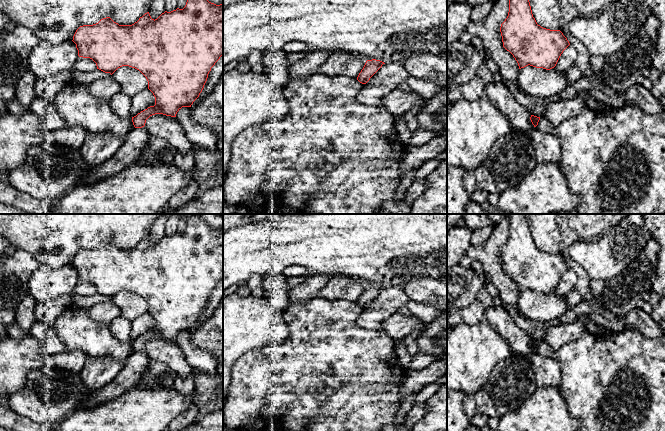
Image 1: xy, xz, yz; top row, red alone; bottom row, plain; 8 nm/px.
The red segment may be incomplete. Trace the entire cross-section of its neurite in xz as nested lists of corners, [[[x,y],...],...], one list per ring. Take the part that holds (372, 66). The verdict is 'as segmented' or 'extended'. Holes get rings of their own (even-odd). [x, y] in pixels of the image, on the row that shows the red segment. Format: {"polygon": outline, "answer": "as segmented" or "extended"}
{"polygon": [[[367,60],[363,69],[359,73],[357,80],[362,84],[366,84],[370,78],[382,67],[383,64],[385,63],[380,60]]], "answer": "as segmented"}

